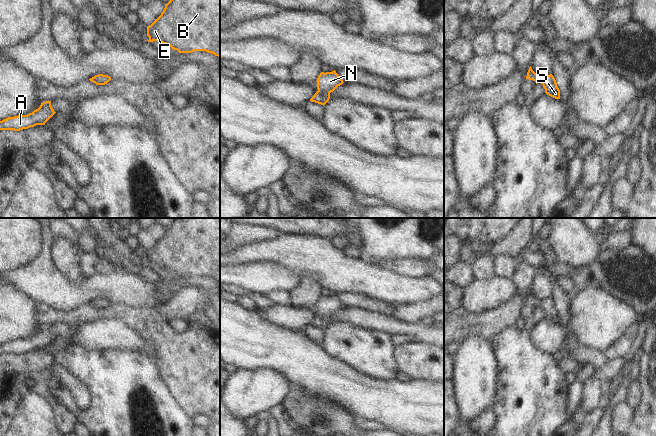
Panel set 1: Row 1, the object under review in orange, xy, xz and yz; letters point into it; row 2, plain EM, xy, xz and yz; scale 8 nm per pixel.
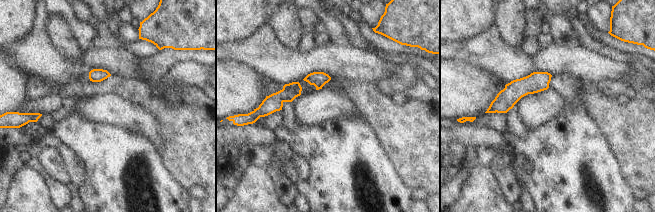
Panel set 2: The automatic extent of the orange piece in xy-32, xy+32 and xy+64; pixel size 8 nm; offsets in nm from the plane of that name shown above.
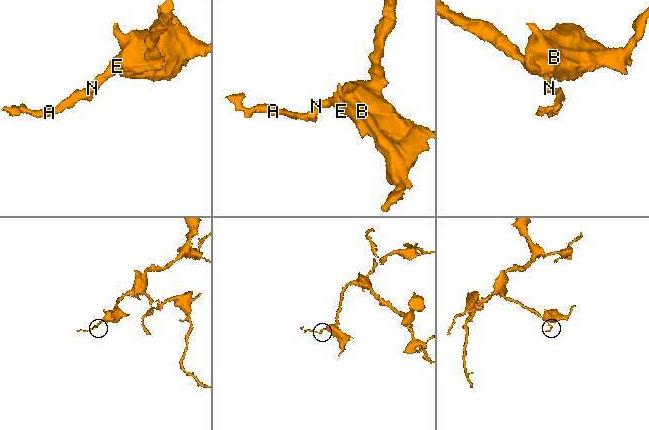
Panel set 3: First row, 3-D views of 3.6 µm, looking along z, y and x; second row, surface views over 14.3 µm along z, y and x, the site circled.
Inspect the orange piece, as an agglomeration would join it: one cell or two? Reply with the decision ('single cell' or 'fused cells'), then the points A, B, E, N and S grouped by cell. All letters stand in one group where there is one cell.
single cell; groups A B E N S

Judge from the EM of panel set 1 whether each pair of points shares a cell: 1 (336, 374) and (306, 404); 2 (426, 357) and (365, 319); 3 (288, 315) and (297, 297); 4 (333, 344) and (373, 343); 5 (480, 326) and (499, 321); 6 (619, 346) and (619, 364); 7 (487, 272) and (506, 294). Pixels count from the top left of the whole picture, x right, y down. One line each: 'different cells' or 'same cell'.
1: different cells
2: different cells
3: different cells
4: same cell
5: same cell
6: different cells
7: different cells

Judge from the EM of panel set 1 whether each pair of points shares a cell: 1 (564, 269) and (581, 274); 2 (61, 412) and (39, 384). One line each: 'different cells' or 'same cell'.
1: same cell
2: same cell

